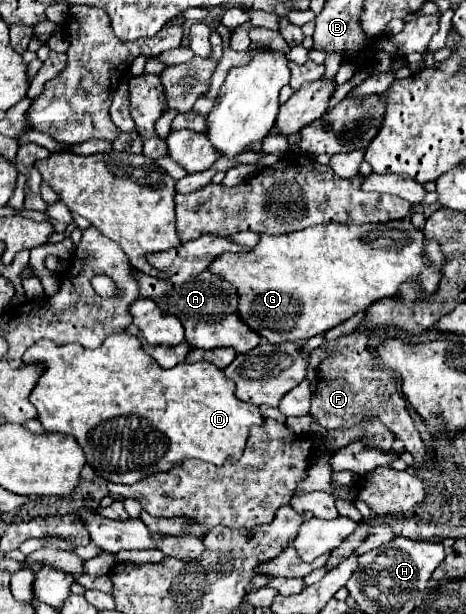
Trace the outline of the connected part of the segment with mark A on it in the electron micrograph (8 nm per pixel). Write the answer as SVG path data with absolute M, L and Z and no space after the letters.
M202 234L200 238L190 240L174 250L148 254L148 262L156 264L160 272L166 272L166 280L136 274L136 282L140 286L138 298L152 298L158 304L164 302L164 314L174 314L182 320L186 342L192 348L212 350L220 346L232 346L236 352L242 354L258 346L258 334L252 334L250 328L246 328L244 322L238 318L234 286L208 272L210 262L226 250L244 252L248 248L236 246L226 238L214 238L214 234Z

